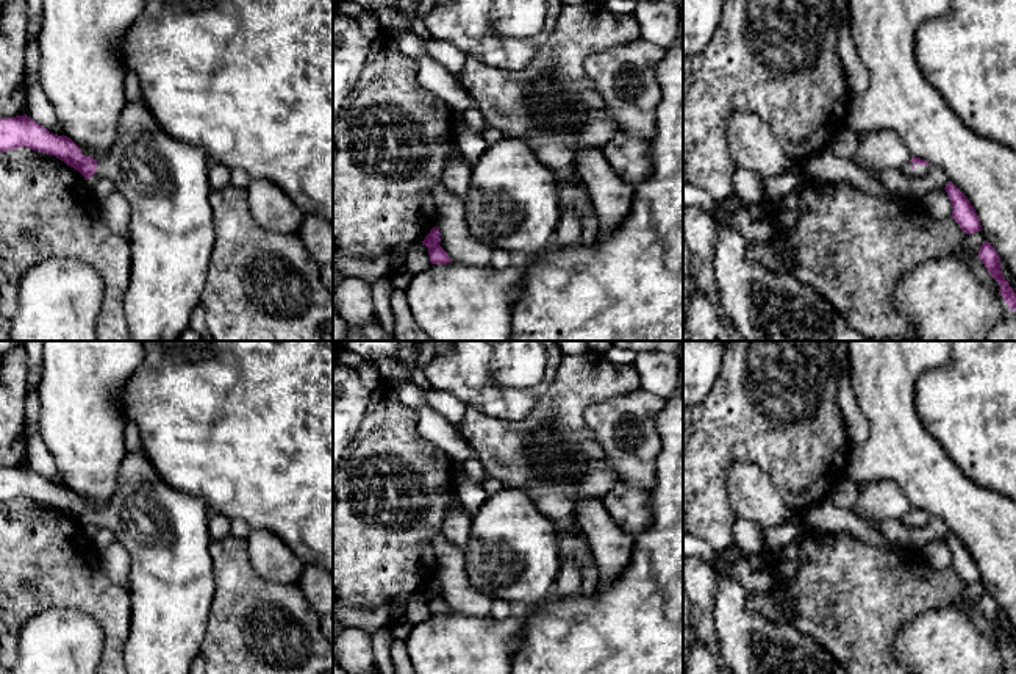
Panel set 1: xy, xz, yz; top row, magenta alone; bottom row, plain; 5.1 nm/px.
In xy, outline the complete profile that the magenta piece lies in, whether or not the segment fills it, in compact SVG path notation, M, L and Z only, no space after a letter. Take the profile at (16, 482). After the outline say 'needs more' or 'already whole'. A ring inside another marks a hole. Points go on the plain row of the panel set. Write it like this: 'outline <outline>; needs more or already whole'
outline M142 449L125 452L116 491L103 510L83 505L70 488L50 483L27 464L0 469L0 502L19 497L56 507L84 530L92 525L108 529L128 550L131 629L123 647L127 674L189 674L200 655L216 590L206 500L169 486Z; needs more

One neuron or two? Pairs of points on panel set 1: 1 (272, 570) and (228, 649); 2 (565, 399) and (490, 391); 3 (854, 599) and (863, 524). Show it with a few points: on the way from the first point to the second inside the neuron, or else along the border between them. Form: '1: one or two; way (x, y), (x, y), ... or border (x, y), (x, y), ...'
1: two; border (246, 549), (250, 566), (260, 576), (296, 584)
2: two; border (558, 363), (555, 379), (540, 402), (515, 421)
3: two; border (826, 530), (844, 530), (872, 544), (897, 548)

